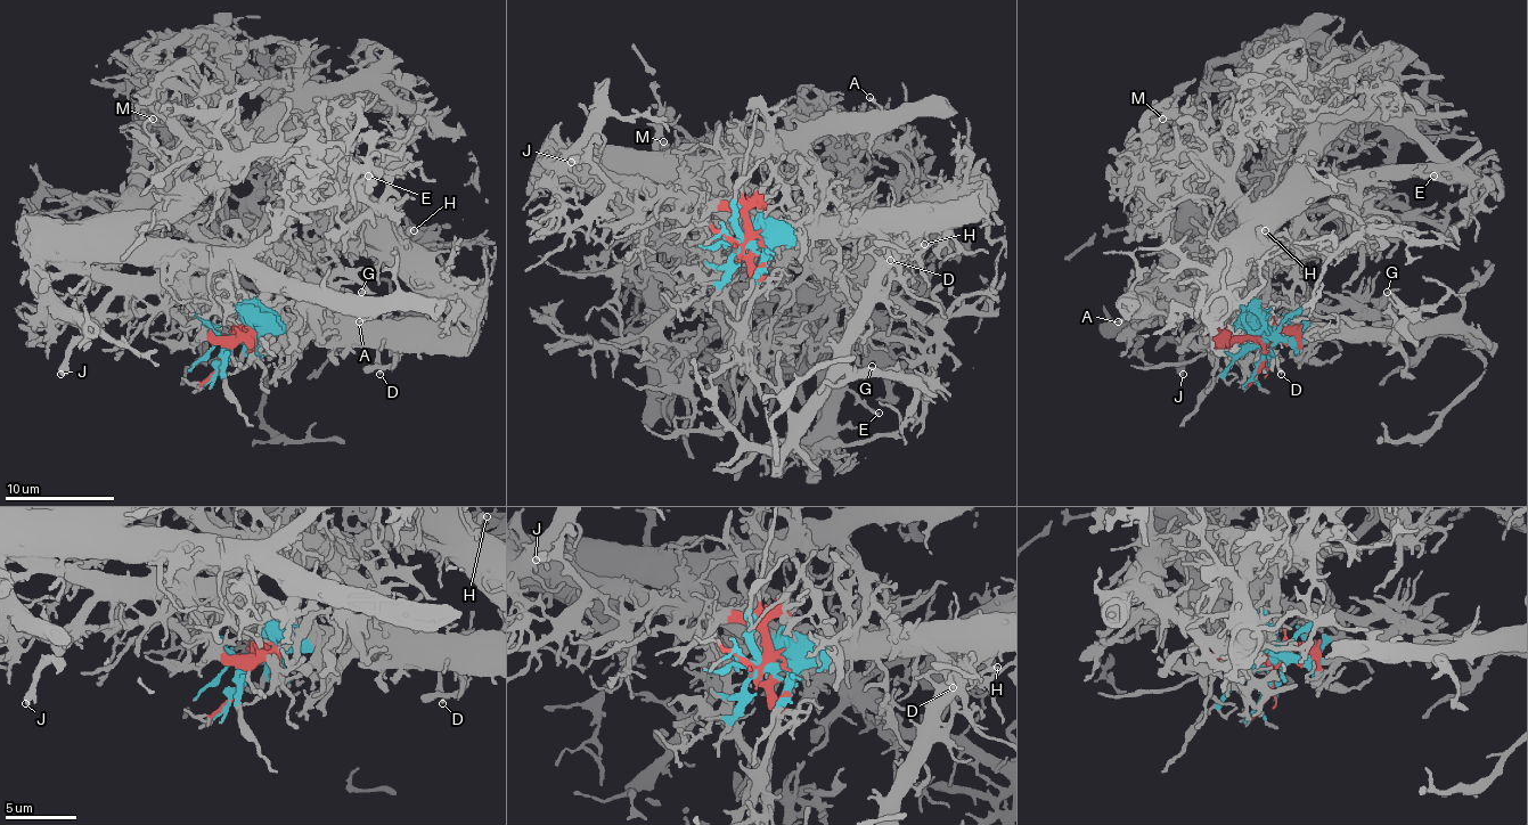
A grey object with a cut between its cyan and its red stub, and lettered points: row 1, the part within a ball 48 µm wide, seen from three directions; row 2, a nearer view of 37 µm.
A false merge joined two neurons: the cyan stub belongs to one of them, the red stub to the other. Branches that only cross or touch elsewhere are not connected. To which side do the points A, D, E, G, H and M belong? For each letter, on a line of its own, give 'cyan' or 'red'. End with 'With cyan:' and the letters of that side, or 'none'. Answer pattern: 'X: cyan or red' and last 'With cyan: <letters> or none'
A: red
D: cyan
E: cyan
G: cyan
H: cyan
M: red
With cyan: D, E, G, H

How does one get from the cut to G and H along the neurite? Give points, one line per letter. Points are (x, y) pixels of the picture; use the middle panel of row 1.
G: (743, 244), (827, 236), (839, 250), (844, 293), (872, 326), (849, 345), (847, 361), (899, 373), (872, 367)
H: (743, 244), (839, 230), (860, 211), (972, 206), (980, 201), (966, 214), (937, 217), (915, 236), (923, 244)

